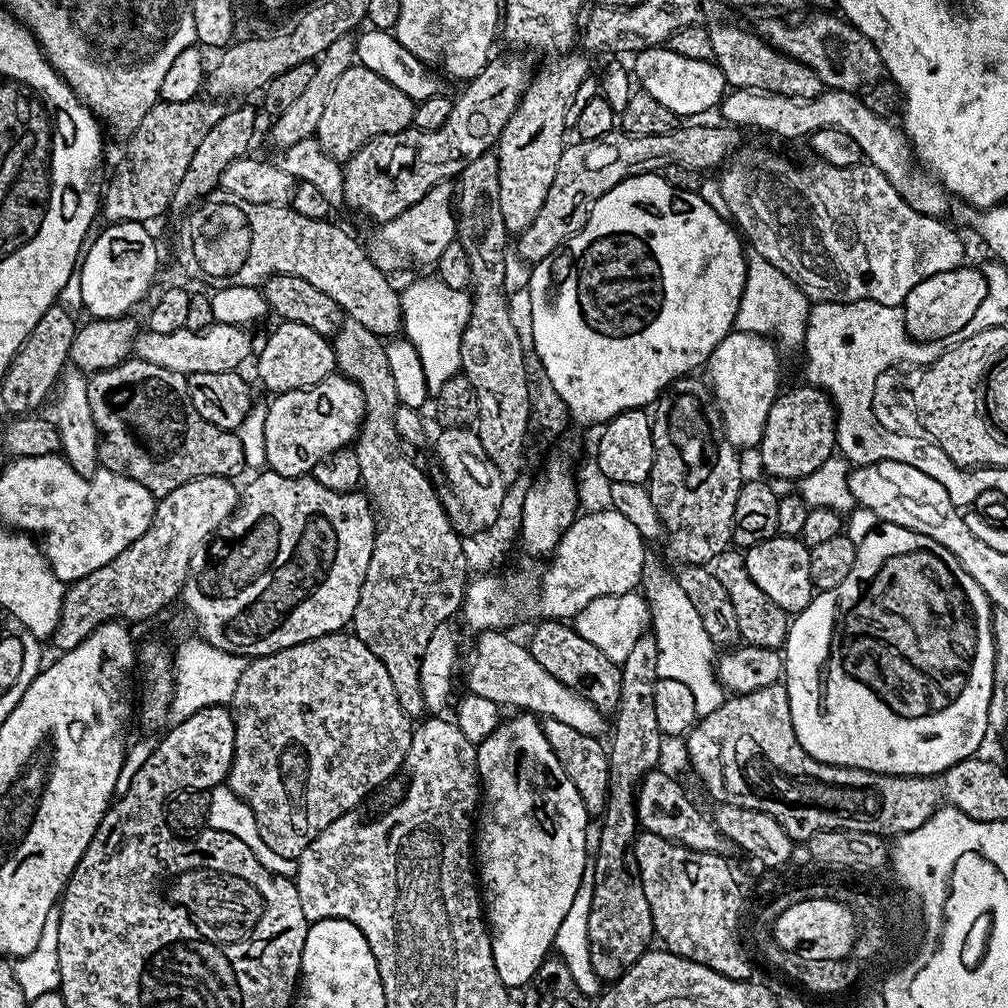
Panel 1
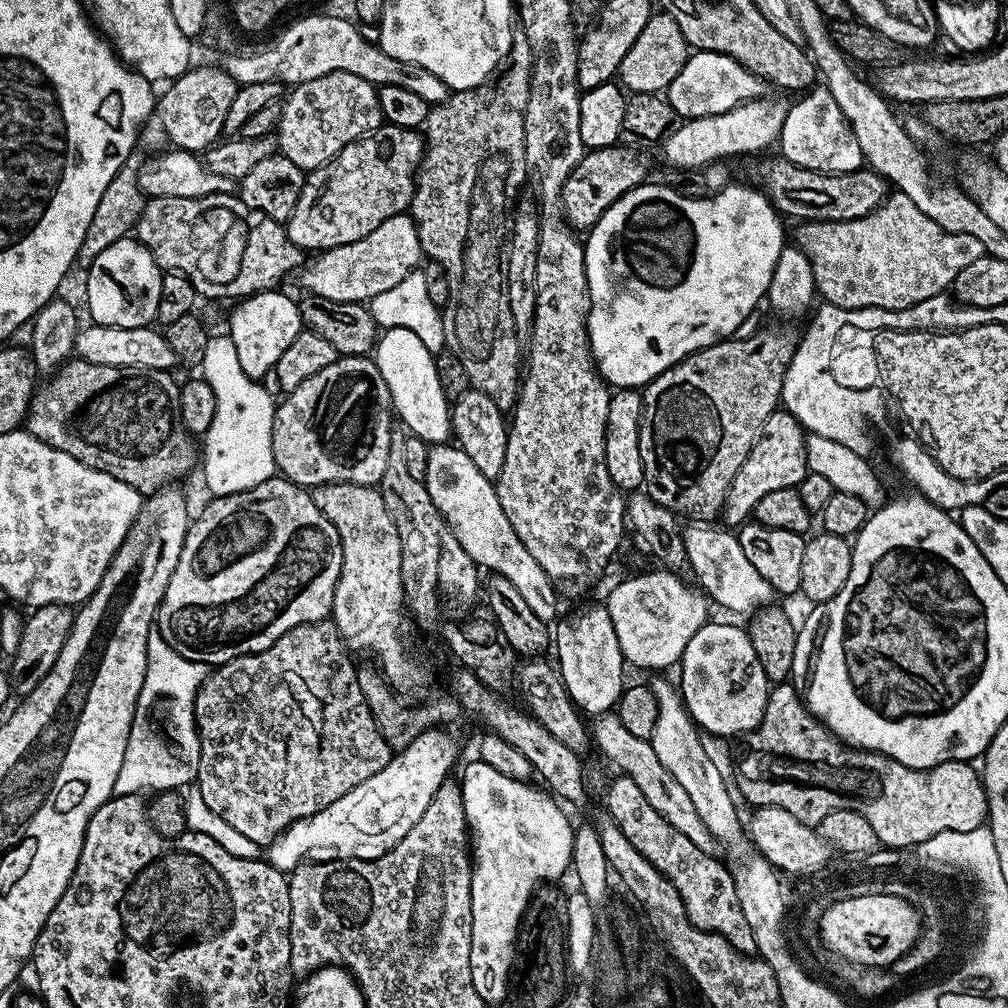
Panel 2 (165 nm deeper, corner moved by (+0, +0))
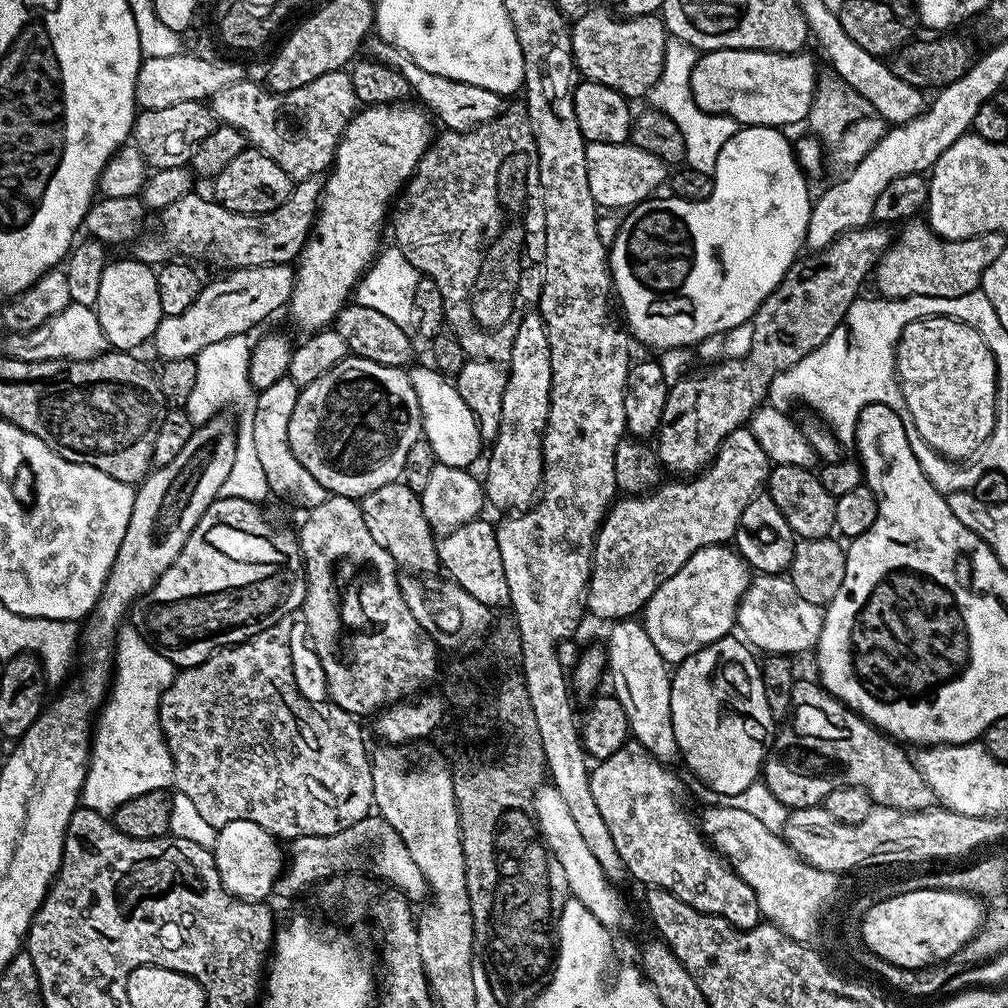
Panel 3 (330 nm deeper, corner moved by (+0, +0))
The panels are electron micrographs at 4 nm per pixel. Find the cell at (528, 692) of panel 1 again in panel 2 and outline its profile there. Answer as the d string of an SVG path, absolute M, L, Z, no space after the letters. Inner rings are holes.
M614 712L604 713L597 717L593 724L594 730L592 732L591 729L591 737L593 734L597 748L606 756L608 761L618 768L616 770L630 777L645 795L646 802L649 802L654 810L662 814L679 833L685 834L686 838L689 838L690 842L698 846L703 852L713 853L716 848L715 840L707 830L705 823L699 818L698 810L695 809L690 794L686 793L686 790L679 785L678 780L659 761L651 741L637 738L631 734Z

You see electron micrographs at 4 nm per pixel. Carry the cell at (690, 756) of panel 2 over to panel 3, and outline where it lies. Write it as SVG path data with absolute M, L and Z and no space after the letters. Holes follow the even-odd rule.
M639 619L622 620L613 623L611 628L606 643L606 672L610 680L612 676L611 691L618 702L622 702L622 710L626 710L631 735L635 743L653 752L659 760L672 762L677 759L678 749L670 714L672 678L669 665L664 663L662 654L654 650L654 642L650 642L650 634L646 634Z

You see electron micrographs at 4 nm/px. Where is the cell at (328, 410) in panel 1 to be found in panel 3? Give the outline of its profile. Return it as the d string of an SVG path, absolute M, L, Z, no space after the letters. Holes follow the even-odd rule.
M349 355L322 378L303 385L290 417L289 446L294 457L320 482L328 494L359 501L379 487L401 479L406 453L422 439L418 394L404 368L382 366L378 362Z

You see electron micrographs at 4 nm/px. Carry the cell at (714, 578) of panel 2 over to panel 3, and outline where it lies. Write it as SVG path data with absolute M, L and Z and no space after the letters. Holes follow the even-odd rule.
M759 573L753 581L749 583L748 590L740 601L737 612L737 627L742 630L741 635L745 641L757 651L762 650L769 655L795 656L800 652L808 653L815 649L818 638L821 637L822 626L824 625L823 611L819 605L806 601L802 594L795 589L792 580L785 575L766 575Z

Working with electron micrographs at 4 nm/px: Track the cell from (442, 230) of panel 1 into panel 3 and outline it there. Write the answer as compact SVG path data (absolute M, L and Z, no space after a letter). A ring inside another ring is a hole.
M267 264L253 268L237 268L227 273L221 280L212 280L201 287L194 306L182 310L182 314L165 316L150 344L156 347L161 361L195 358L206 346L222 342L231 336L251 333L255 324L263 322L267 316L283 309L292 299L292 288L296 285L296 273L292 264Z

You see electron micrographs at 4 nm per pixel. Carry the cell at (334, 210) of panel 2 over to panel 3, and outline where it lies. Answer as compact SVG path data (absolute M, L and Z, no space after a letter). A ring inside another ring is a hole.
M320 176L301 180L282 206L257 216L226 210L215 198L208 197L207 200L194 190L162 209L159 213L160 236L141 235L134 244L135 259L149 266L159 266L169 258L180 258L183 252L189 252L192 256L213 256L229 264L227 267L232 270L267 264L292 264L304 249L312 225L316 223L324 185L325 181Z

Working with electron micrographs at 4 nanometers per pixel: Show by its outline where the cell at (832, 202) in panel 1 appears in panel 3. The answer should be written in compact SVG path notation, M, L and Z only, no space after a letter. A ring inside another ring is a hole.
M908 222L900 230L874 269L874 281L876 280L876 288L880 291L877 293L890 300L901 300L907 296L958 298L962 294L977 291L982 274L986 274L986 266L990 266L990 262L995 262L998 254L1002 254L1006 246L1006 236L1003 232L984 233L969 240L944 240L940 236L935 236L924 222Z

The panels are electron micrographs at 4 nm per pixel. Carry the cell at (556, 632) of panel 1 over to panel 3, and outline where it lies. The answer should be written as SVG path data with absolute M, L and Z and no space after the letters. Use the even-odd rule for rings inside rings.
M484 518L458 526L453 532L445 532L437 539L437 554L440 567L448 571L451 583L466 594L473 595L478 602L493 610L504 610L510 605L510 586L506 586L506 570L502 570L502 550L498 550L496 528L488 525Z

